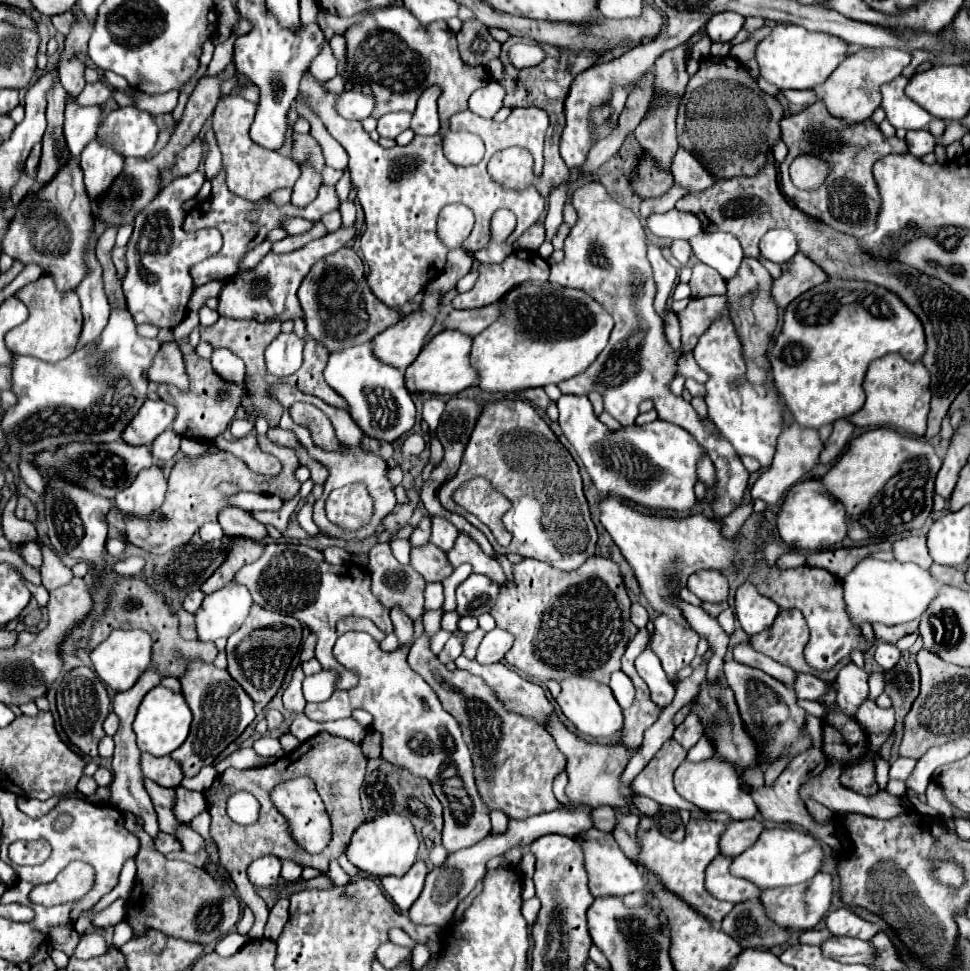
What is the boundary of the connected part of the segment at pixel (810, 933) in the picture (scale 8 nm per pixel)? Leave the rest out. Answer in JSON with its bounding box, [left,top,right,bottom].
[799,929,833,945]

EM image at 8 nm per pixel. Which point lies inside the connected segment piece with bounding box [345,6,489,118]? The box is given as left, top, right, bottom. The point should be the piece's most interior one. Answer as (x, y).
(389, 48)

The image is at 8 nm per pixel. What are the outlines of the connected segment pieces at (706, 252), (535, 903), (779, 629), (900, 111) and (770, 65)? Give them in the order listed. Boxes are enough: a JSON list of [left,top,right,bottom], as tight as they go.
[[687,232,743,280],[523,898,539,926],[751,610,851,682],[881,76,931,130],[757,24,849,90]]

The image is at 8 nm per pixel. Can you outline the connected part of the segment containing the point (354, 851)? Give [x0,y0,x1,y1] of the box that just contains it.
[345,814,419,878]

